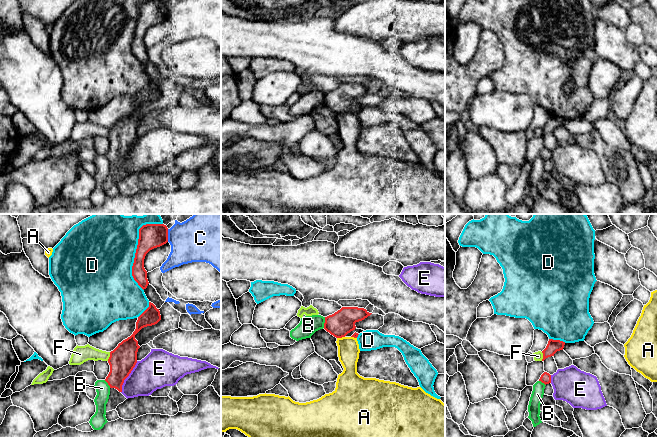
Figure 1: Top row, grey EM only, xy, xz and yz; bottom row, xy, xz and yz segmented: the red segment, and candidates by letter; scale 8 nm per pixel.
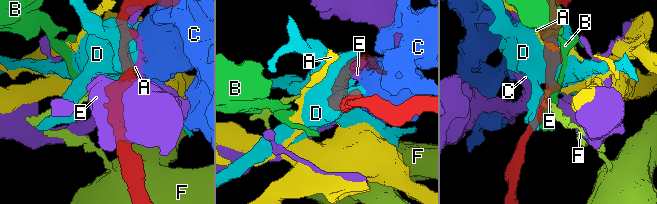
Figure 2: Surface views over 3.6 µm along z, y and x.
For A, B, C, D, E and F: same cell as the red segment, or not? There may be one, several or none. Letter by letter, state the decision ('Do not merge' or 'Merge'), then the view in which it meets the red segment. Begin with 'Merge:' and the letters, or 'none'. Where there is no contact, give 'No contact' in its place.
Merge: none
A: Do not merge. Touches red in xz
B: Do not merge. Touches red in xz
C: Do not merge. Touches red in xy
D: Do not merge. Touches red in xy
E: Do not merge. Touches red in xy
F: Do not merge. Touches red in xy

